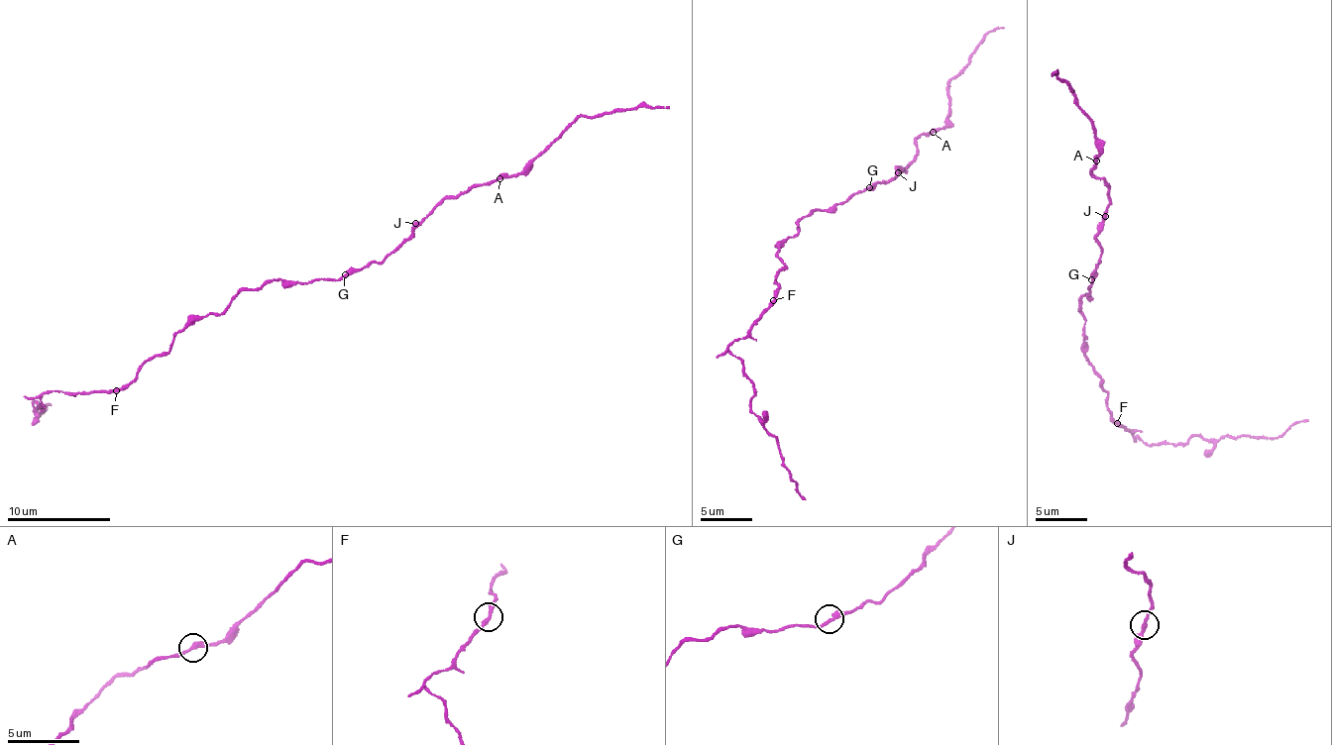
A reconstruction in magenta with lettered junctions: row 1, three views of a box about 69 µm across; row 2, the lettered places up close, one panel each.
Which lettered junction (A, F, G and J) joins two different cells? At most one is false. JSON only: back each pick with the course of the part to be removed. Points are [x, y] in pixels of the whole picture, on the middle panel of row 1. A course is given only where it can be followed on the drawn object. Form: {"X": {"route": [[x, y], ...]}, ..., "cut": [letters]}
{"F": {"route": [[774, 301], [731, 344], [729, 353], [740, 360], [751, 381], [750, 411], [776, 439], [782, 465], [805, 500]]}, "cut": ["F"]}

